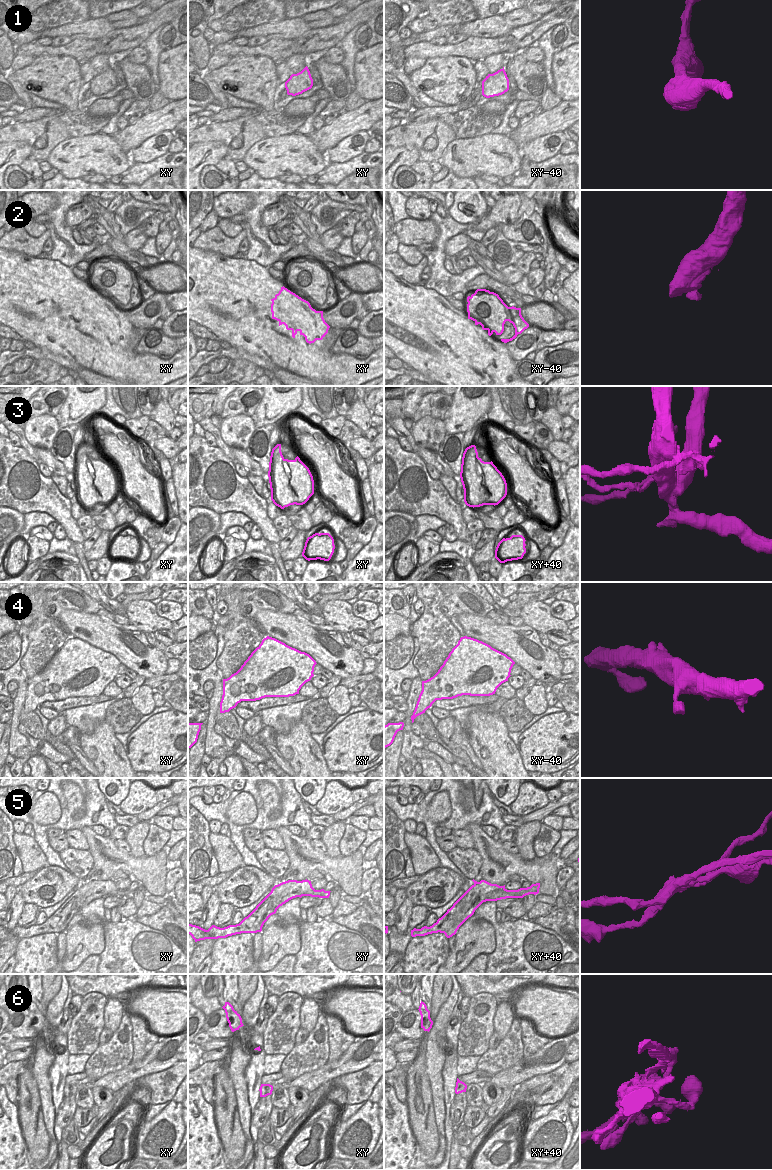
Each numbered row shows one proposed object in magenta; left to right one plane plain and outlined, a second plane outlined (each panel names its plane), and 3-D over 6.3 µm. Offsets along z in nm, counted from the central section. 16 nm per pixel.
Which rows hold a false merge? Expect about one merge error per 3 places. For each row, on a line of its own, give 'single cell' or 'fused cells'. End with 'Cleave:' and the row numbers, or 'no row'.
1: single cell
2: single cell
3: fused cells
4: single cell
5: fused cells
6: fused cells
Cleave: 3, 5, 6

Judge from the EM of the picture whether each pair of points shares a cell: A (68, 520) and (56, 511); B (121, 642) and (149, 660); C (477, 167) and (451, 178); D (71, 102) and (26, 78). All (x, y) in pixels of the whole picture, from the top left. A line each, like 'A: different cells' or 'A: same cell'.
A: different cells
B: same cell
C: different cells
D: same cell

